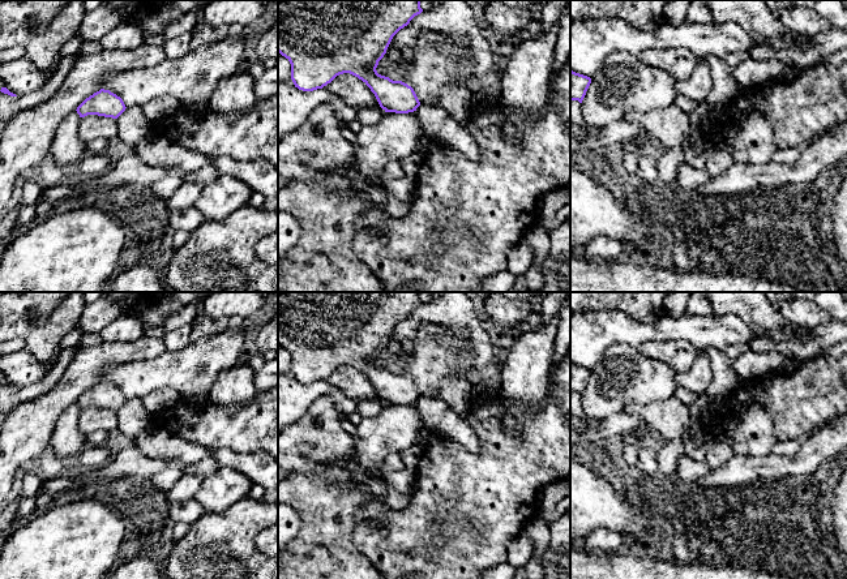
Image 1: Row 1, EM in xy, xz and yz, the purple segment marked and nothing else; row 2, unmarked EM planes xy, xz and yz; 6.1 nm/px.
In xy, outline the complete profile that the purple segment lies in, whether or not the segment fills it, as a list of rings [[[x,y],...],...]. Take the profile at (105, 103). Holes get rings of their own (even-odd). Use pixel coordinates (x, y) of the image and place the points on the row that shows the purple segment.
[[[100,89],[86,98],[76,111],[80,117],[98,115],[117,119],[125,111],[125,108],[127,107],[120,96],[110,90]]]

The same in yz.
[[[570,70],[570,102],[578,100],[582,103],[590,83],[590,77]]]

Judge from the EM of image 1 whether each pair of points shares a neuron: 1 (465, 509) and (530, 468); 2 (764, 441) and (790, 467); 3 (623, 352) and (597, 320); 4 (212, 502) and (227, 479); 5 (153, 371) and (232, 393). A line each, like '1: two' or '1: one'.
1: one
2: two
3: two
4: one
5: two

